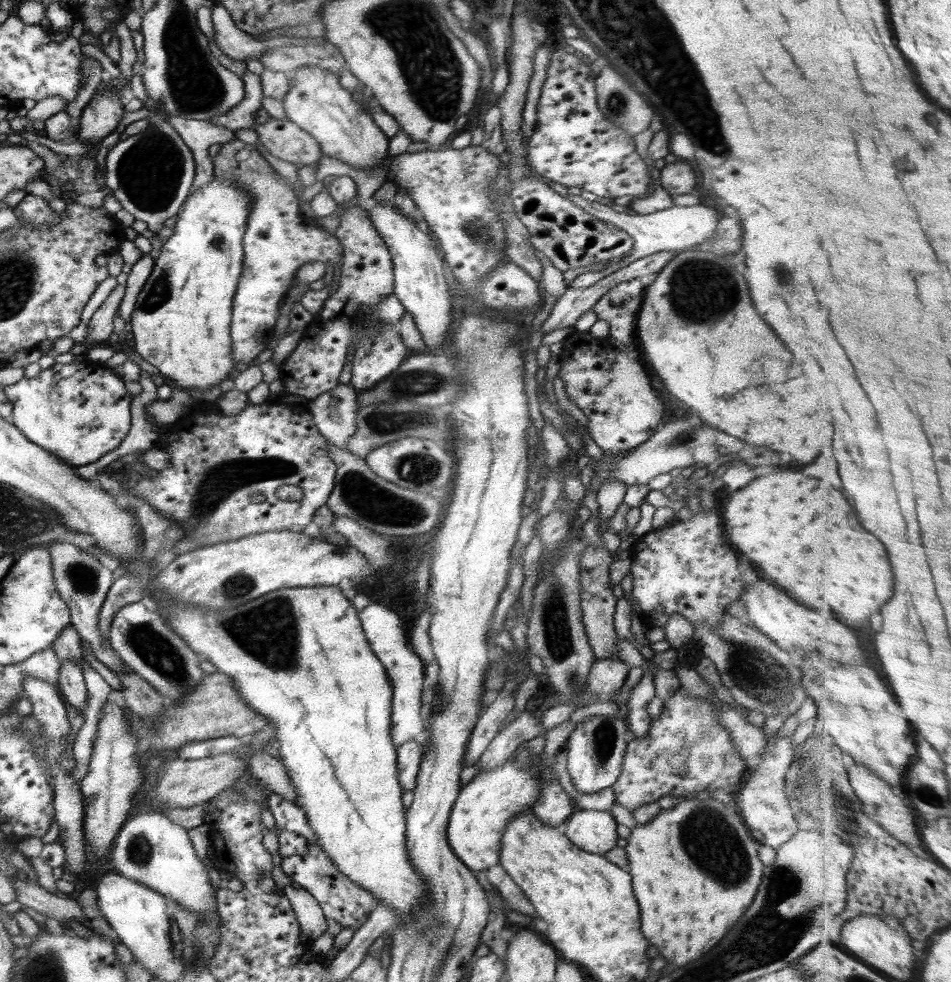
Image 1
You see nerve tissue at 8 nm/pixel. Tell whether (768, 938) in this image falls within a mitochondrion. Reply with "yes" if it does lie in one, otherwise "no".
yes

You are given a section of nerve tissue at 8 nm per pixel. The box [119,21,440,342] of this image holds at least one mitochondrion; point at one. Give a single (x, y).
(159, 293)

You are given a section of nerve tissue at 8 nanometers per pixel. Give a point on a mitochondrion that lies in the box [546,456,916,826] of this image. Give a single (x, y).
(751, 668)

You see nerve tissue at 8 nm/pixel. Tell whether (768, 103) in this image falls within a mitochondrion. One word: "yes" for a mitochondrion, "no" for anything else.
no

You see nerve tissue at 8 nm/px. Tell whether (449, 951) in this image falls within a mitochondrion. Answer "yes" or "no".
yes

